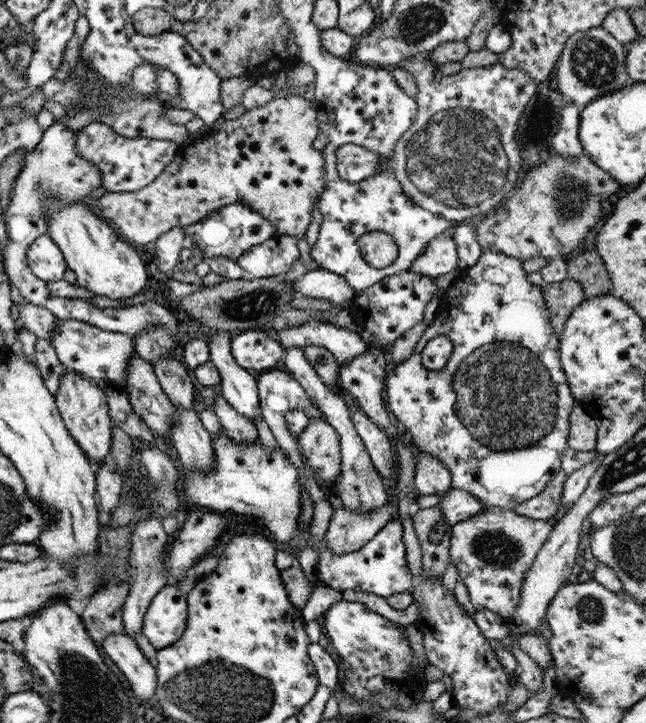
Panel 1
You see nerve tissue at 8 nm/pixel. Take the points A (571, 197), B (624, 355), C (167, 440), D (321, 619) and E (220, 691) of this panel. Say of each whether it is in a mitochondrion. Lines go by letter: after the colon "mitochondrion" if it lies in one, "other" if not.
A: mitochondrion
B: other
C: other
D: other
E: mitochondrion

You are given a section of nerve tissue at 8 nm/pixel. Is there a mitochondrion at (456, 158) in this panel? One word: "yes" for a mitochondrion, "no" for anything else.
yes

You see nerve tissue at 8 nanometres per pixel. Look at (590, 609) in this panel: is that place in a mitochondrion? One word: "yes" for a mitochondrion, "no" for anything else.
yes

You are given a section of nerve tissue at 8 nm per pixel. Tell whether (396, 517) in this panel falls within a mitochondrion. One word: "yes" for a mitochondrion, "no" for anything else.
no

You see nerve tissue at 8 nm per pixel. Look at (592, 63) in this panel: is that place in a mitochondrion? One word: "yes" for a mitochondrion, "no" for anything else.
yes

